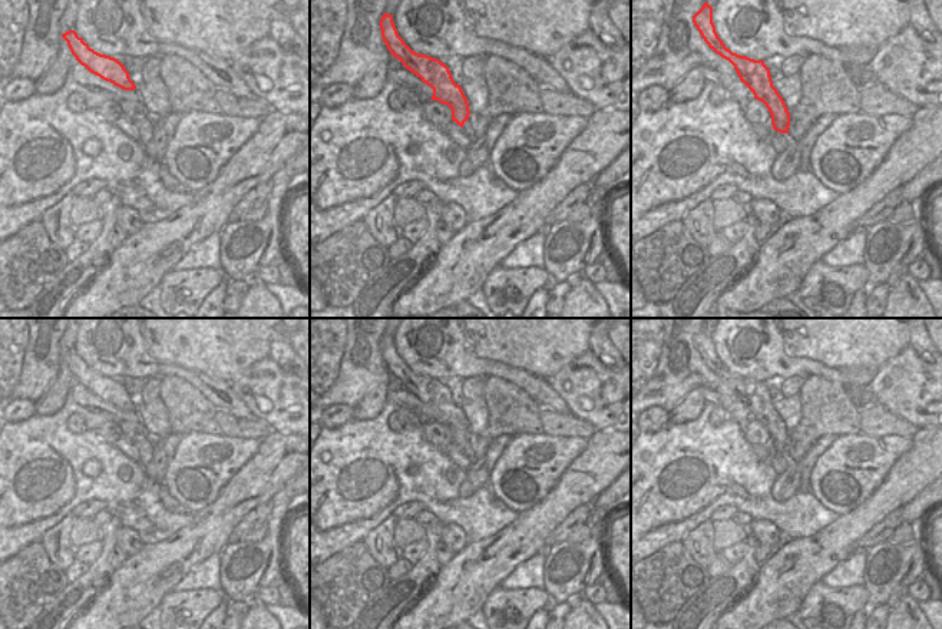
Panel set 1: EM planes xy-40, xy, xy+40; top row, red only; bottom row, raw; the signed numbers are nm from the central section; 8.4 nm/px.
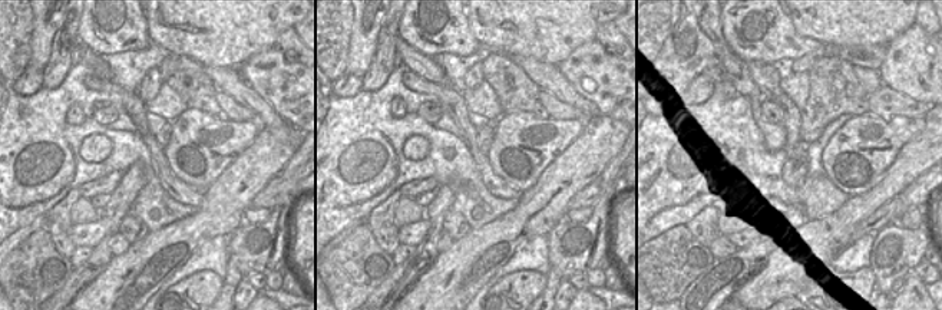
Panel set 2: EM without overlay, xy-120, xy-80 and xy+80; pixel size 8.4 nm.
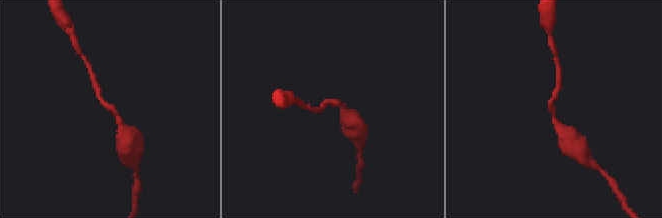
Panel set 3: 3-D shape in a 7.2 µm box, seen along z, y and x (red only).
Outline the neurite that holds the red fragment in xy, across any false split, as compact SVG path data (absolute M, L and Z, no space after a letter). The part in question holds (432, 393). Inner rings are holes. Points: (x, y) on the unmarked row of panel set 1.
M383 335L380 351L393 378L399 380L407 391L430 407L433 410L432 421L447 426L452 430L452 441L463 448L470 436L469 424L460 405L455 404L449 388L439 380L413 373L399 357L393 335Z

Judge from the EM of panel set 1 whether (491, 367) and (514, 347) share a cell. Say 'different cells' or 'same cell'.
different cells

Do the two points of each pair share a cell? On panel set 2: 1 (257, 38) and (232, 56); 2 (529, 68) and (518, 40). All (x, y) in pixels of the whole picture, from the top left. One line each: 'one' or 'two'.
1: one
2: two

